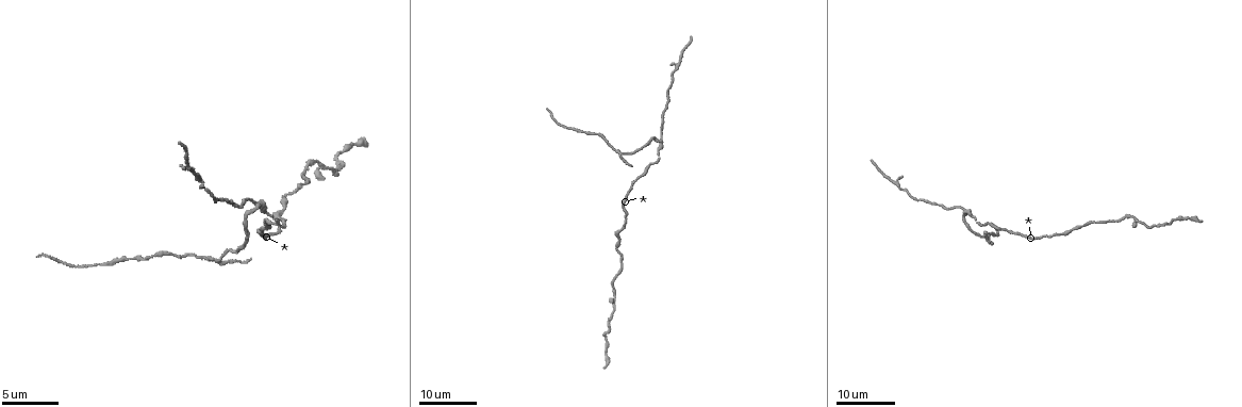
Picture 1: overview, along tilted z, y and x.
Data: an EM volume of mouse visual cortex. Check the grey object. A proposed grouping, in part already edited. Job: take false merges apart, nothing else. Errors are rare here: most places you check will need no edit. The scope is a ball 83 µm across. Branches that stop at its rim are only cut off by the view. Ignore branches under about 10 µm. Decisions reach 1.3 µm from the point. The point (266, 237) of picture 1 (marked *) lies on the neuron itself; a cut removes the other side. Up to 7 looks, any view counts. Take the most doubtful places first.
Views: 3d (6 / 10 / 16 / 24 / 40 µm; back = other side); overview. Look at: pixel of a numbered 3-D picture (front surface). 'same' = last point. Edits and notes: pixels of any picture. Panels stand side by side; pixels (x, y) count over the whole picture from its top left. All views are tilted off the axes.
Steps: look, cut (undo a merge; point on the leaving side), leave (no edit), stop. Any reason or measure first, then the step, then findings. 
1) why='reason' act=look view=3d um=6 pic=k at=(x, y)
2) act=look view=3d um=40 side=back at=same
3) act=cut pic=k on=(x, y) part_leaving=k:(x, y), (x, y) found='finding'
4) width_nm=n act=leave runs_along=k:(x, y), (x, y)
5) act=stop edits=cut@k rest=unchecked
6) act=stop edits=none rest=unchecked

why='arms part here' act=look view=3d um=24 pic=1 at=(256, 207)

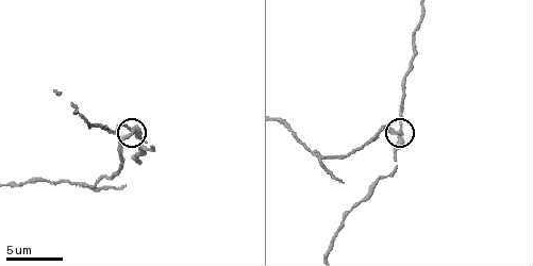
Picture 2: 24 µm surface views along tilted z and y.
why='closer look' act=look view=3d um=6 pic=2 at=(128, 134)

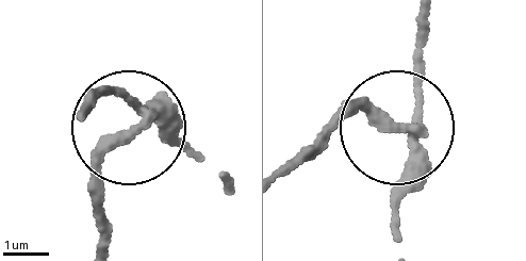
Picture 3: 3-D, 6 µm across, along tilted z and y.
width_nm=230 act=cut pic=3 on=(95, 161) part_leaving=3:(148, 116), (100, 168), (98, 244) found='a second neuron is stuck on'

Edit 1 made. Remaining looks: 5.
why='thin neck' act=look view=3d um=16 pic=1 at=(615, 295)

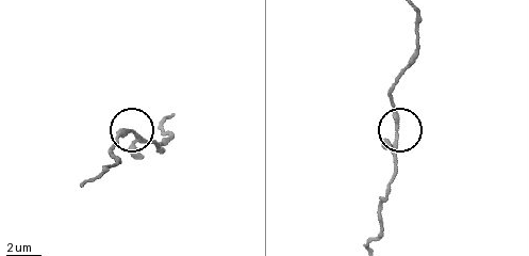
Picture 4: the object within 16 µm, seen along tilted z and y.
why='zoom in' act=look view=3d um=10 pic=4 at=(130, 132)

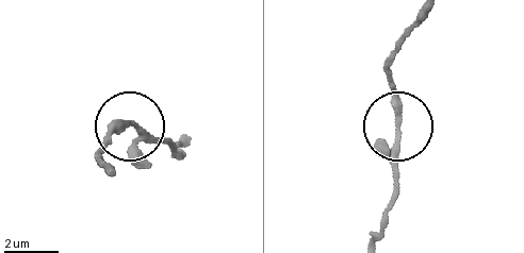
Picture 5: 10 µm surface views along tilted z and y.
width_nm=210 act=leave runs_along=5:(423, 15), (400, 40), (390, 72), (400, 131), (391, 208) found='one neuron here'

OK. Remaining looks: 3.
why='sudden change in width' act=look view=3d um=16 pic=2 at=(383, 179)

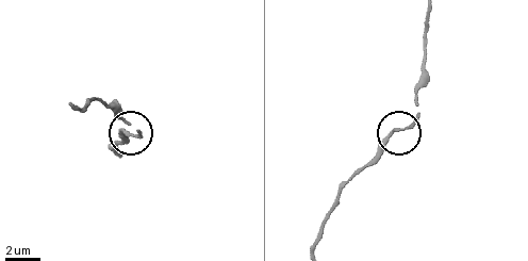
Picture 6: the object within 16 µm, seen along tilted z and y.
width_nm=180 act=leave found='all the same neuron'

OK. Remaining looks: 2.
act=stop edits=cut@3 rest=unchecked

